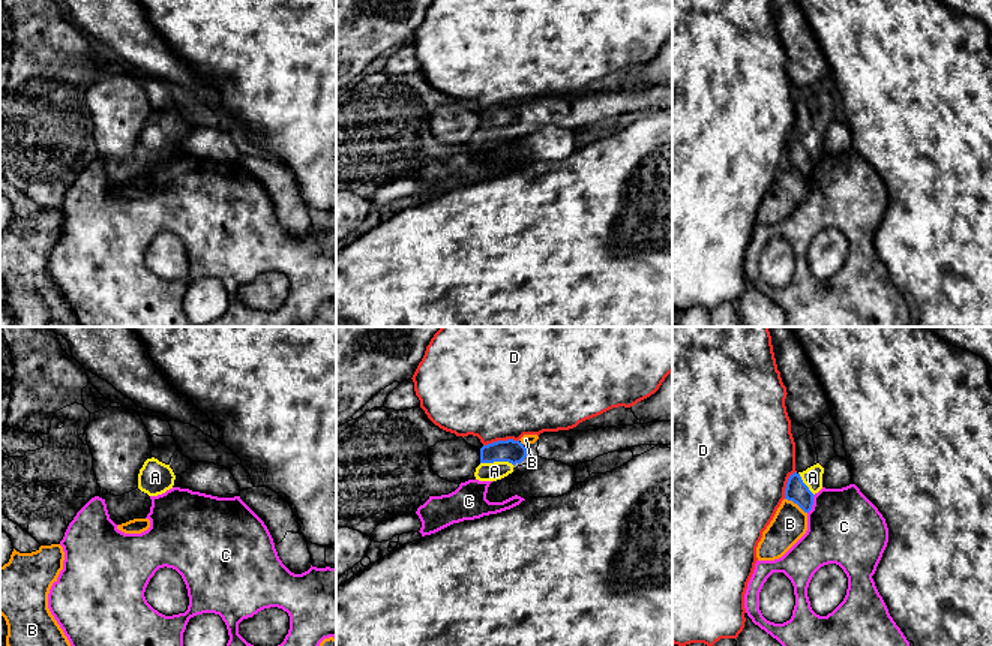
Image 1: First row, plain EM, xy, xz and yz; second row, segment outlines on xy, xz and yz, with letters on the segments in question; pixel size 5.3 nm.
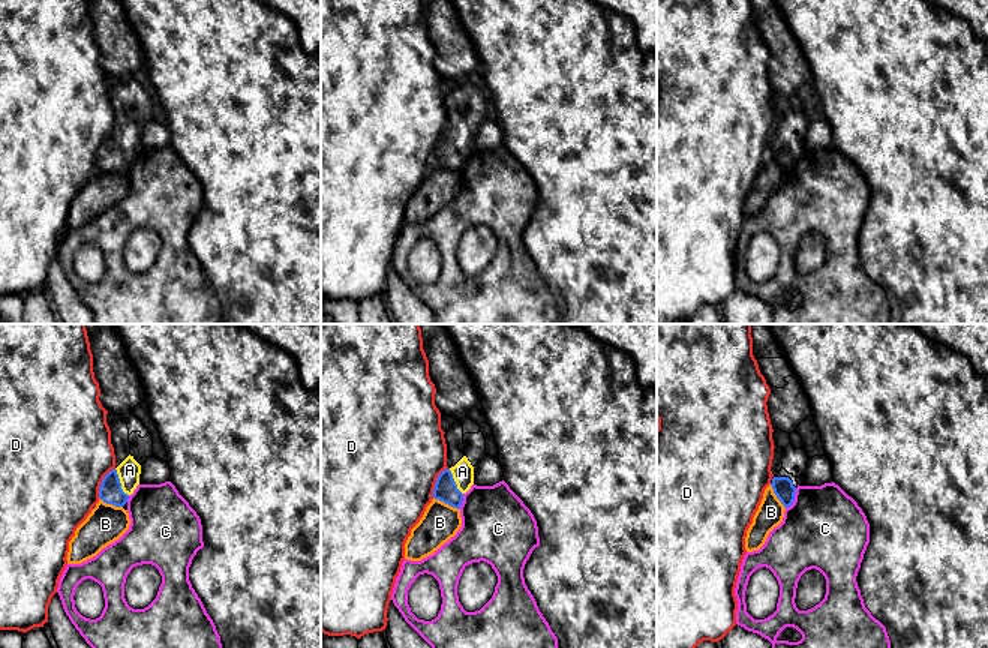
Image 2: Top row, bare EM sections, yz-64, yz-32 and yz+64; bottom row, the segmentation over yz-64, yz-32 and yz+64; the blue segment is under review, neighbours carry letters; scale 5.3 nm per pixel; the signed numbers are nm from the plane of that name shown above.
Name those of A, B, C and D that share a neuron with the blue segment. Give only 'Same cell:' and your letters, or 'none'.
Same cell: A

